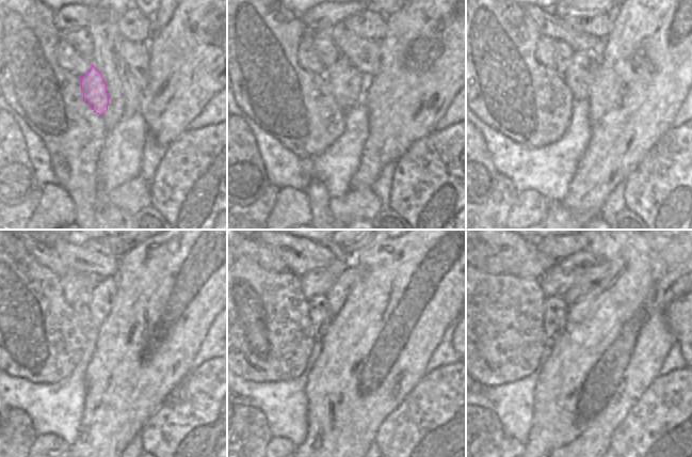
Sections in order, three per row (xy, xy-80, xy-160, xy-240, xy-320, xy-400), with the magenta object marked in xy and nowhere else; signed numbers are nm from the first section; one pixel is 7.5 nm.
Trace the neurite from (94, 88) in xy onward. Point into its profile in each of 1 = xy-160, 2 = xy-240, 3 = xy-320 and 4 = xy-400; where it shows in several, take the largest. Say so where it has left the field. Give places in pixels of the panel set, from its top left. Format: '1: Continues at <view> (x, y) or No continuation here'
1: Continues at xy-160 (579, 76)
2: Continues at xy-240 (102, 296)
3: Continues at xy-320 (337, 296)
4: Continues at xy-400 (591, 279)

